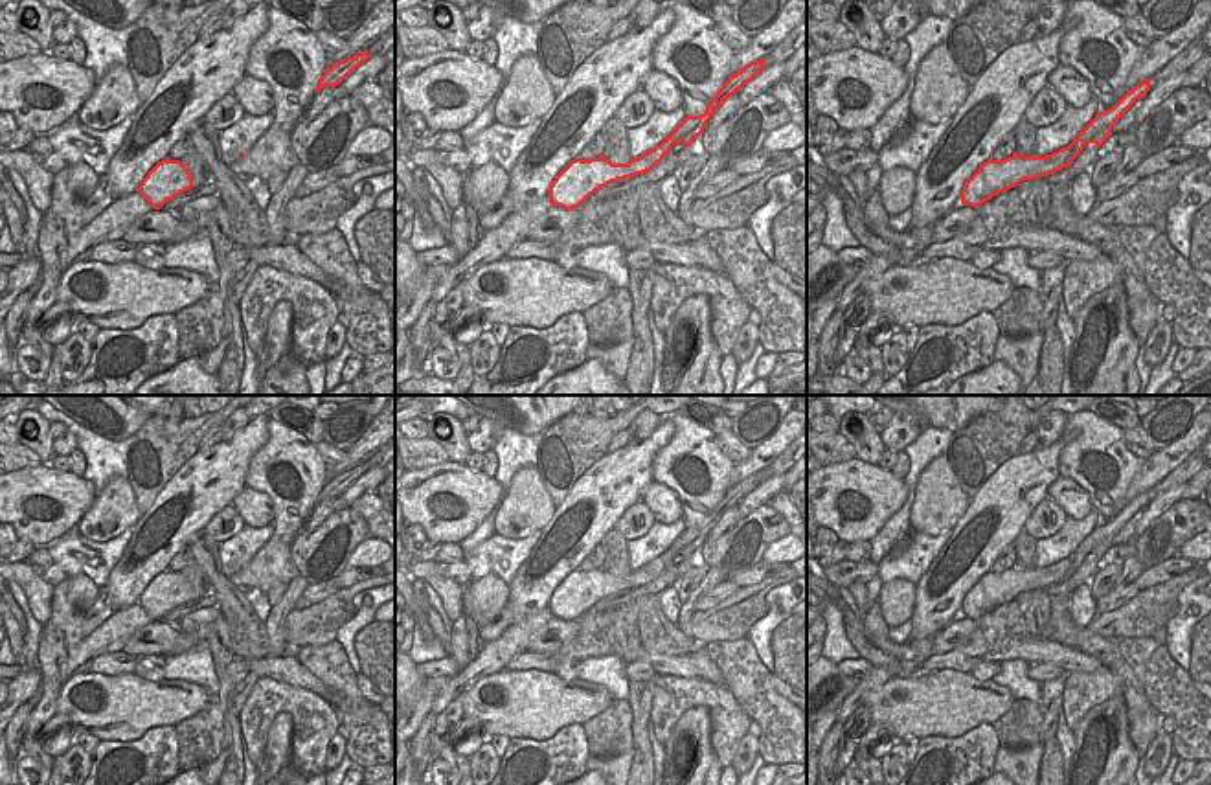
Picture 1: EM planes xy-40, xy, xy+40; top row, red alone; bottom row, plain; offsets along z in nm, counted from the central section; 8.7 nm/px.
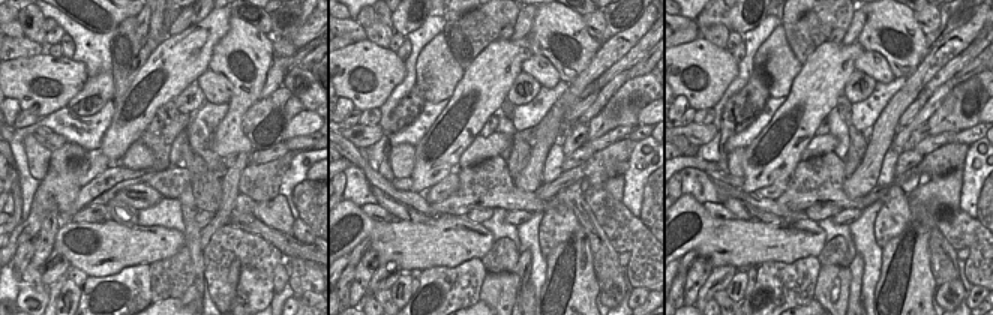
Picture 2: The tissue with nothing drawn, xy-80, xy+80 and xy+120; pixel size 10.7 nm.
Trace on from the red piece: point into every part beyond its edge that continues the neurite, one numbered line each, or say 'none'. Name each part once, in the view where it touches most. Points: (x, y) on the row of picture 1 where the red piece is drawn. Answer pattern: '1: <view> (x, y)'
1: xy-40 (111, 225)

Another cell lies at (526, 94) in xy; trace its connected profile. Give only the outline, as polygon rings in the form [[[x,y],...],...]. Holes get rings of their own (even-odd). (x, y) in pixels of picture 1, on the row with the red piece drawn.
[[[537,55],[515,61],[494,105],[494,121],[505,127],[526,127],[542,118],[553,105],[555,94]]]

